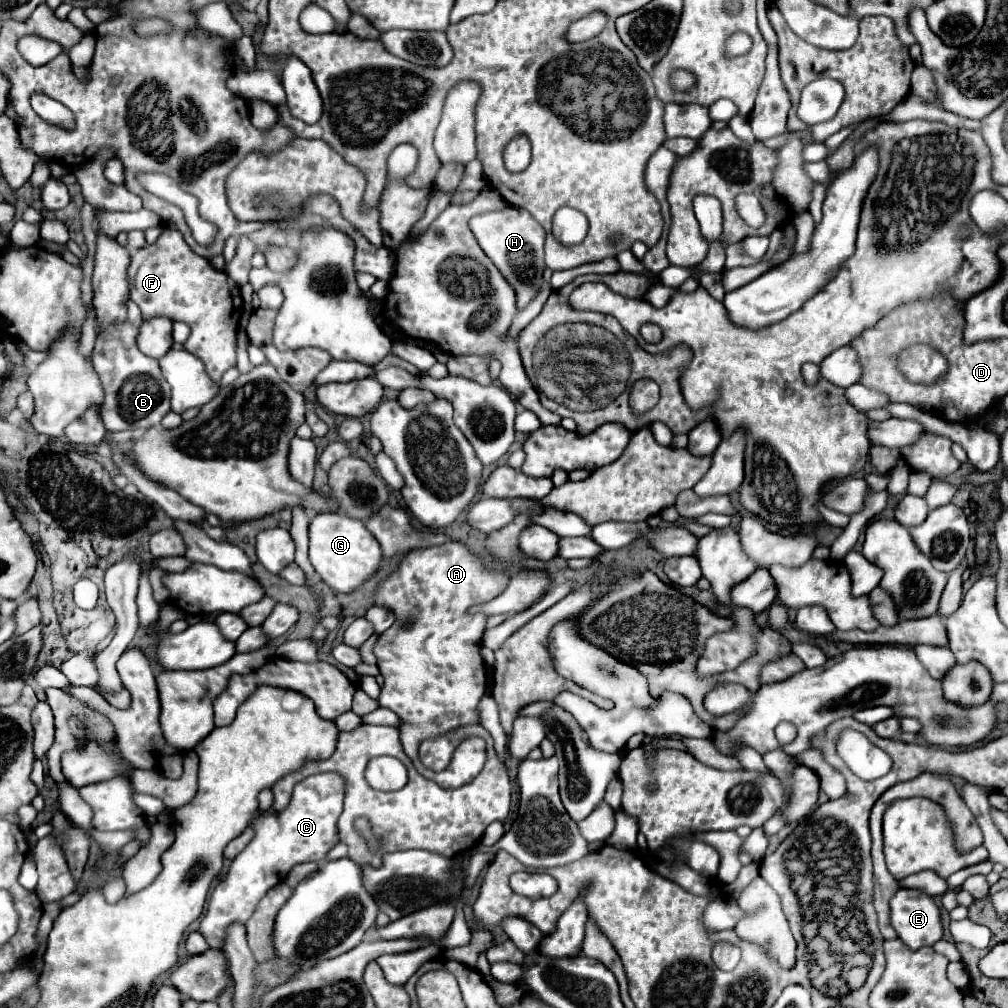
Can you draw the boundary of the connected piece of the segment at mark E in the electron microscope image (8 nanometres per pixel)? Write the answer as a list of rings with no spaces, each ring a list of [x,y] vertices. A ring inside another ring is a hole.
[[[900,889],[890,901],[890,919],[898,937],[918,949],[942,939],[940,909],[932,897],[914,889]]]

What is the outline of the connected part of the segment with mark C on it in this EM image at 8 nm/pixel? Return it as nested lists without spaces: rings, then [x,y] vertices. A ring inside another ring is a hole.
[[[318,773],[306,777],[304,781],[300,781],[292,793],[292,801],[286,807],[286,811],[282,813],[270,813],[270,815],[262,815],[258,813],[250,825],[254,825],[254,839],[248,843],[248,847],[232,861],[230,871],[226,875],[224,881],[220,881],[216,885],[216,889],[210,895],[210,903],[208,903],[208,913],[204,915],[202,923],[200,923],[200,933],[206,939],[206,943],[212,949],[224,949],[226,943],[226,929],[232,923],[246,923],[252,913],[256,911],[258,901],[278,883],[282,883],[286,879],[286,875],[290,873],[290,869],[298,863],[306,863],[306,861],[322,861],[326,857],[326,853],[338,843],[338,829],[336,829],[336,821],[343,811],[344,805],[344,777],[338,773]]]

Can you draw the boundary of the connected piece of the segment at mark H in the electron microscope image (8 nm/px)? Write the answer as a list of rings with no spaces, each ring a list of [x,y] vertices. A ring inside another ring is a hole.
[[[506,205],[502,211],[482,213],[470,219],[470,229],[478,239],[482,251],[492,259],[492,263],[500,269],[504,279],[516,291],[516,307],[524,309],[540,291],[544,279],[544,229],[540,223],[526,211],[514,205]]]

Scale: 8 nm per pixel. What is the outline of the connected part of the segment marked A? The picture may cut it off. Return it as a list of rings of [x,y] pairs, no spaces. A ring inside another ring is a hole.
[[[448,541],[438,547],[414,549],[408,553],[400,569],[380,583],[374,597],[376,605],[386,605],[396,613],[392,631],[382,633],[374,645],[384,677],[384,695],[380,693],[378,701],[400,717],[400,741],[416,771],[436,781],[440,787],[462,787],[470,783],[486,761],[484,739],[472,737],[472,741],[462,741],[458,745],[444,771],[434,773],[420,763],[418,745],[424,739],[478,723],[478,703],[486,693],[486,667],[478,653],[482,635],[478,633],[484,631],[486,615],[468,615],[466,609],[490,601],[502,593],[506,585],[506,573],[486,571],[462,543]],[[406,621],[412,621],[412,625],[404,627]]]

